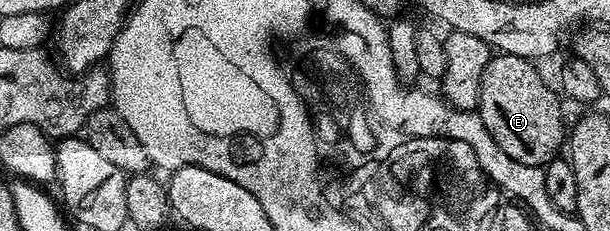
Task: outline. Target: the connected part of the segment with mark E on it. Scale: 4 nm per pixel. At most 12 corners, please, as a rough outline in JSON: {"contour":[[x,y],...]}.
{"contour":[[494,53],[476,113],[519,164],[567,138],[558,91],[528,58]]}

